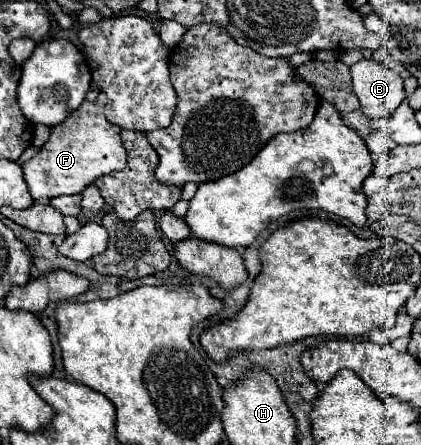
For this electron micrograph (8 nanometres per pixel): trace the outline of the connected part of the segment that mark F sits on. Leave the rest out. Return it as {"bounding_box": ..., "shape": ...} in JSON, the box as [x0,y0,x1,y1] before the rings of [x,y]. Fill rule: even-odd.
{"bounding_box":[23,91,127,201],"shape":[[[99,91],[95,101],[83,101],[61,125],[51,129],[49,141],[41,147],[39,155],[23,165],[25,181],[35,201],[53,199],[59,195],[77,195],[97,177],[125,169],[127,151],[121,143],[121,129],[105,119],[107,97]]]}

